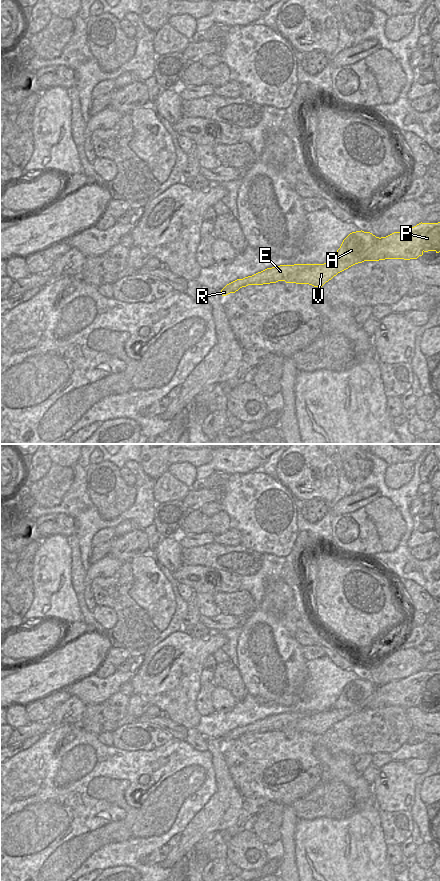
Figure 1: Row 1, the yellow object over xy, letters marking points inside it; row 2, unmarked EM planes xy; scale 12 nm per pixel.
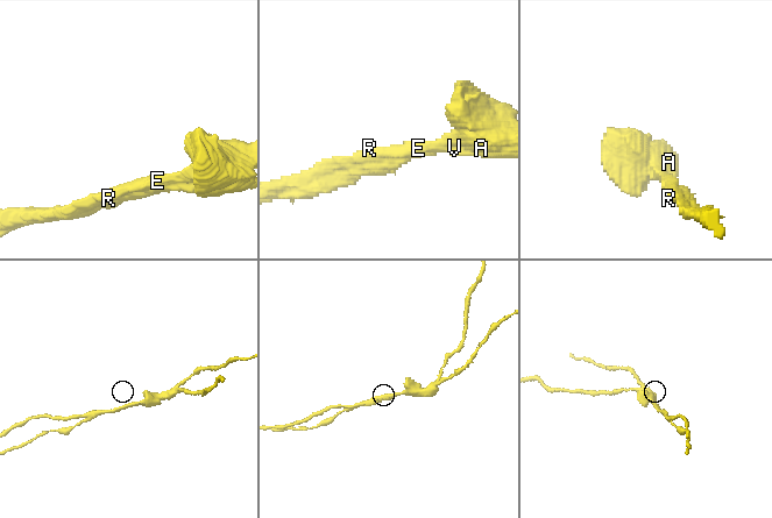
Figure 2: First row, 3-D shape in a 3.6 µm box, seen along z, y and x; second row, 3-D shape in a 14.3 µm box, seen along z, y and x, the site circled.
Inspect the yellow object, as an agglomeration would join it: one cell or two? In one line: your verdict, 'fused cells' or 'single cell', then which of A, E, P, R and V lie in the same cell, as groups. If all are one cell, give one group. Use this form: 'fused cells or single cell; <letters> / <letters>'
fused cells; A E R / P V

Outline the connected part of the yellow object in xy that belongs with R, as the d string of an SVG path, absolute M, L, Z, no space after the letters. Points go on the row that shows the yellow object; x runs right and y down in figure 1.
M294 264L294 265L280 265L278 267L267 268L252 276L243 279L237 279L227 284L222 290L221 295L226 296L230 293L235 293L242 287L248 285L263 285L276 283L278 281L285 281L289 276L295 272L300 272L304 268L313 266L314 264Z

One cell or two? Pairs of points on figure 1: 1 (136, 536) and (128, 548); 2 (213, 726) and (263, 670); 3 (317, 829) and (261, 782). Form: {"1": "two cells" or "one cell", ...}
{"1": "one cell", "2": "two cells", "3": "two cells"}

